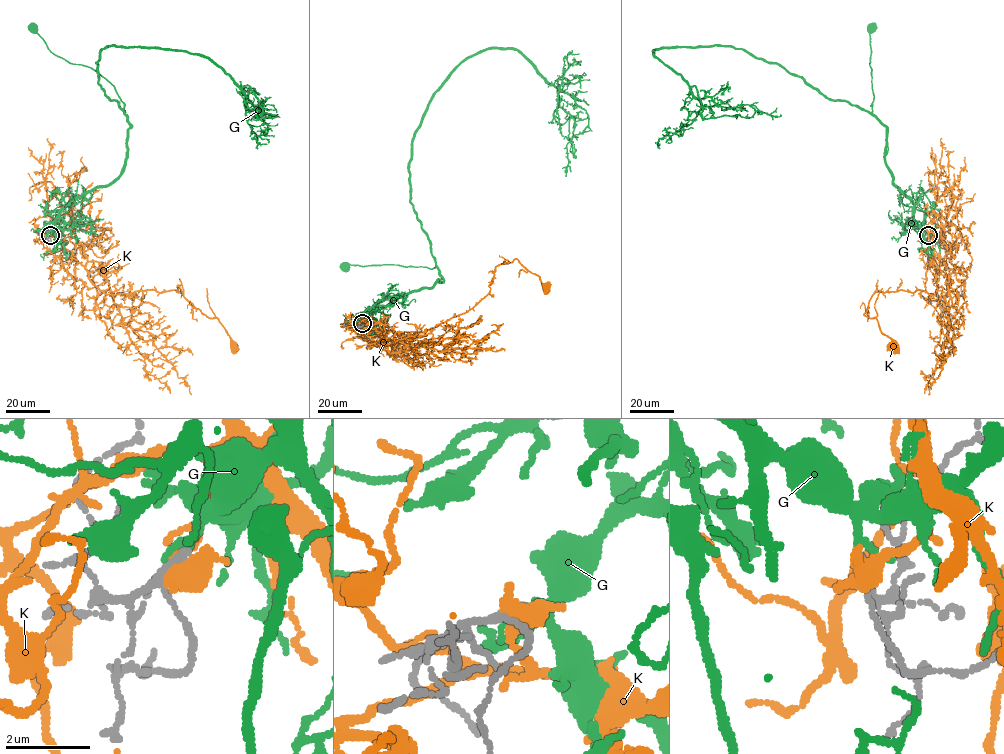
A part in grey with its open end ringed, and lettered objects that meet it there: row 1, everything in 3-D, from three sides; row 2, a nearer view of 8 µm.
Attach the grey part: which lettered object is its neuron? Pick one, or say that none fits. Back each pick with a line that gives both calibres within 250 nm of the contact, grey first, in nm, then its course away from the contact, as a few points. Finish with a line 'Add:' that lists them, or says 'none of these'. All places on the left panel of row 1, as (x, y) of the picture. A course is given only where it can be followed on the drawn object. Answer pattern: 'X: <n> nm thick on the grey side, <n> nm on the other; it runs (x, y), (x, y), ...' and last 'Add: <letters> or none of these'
G: 150 nm thick on the grey side, 170 nm on the other; it runs (50, 235), (67, 204), (119, 174), (131, 124), (115, 88), (88, 67), (55, 55), (33, 27)
Add: G

